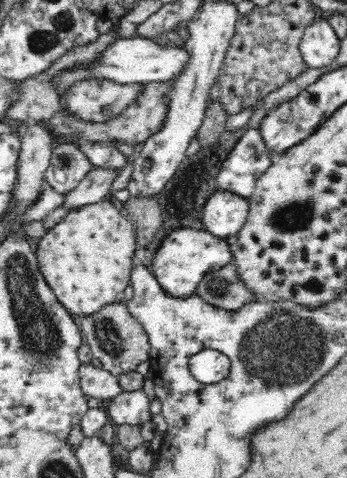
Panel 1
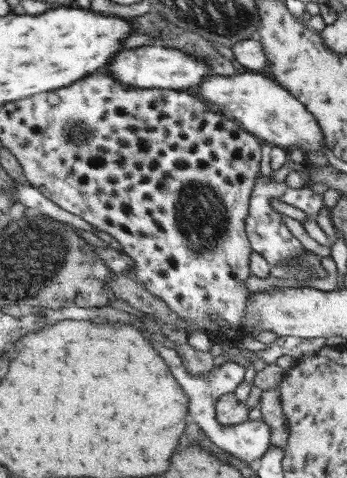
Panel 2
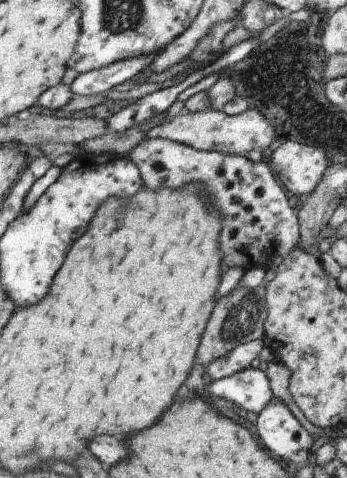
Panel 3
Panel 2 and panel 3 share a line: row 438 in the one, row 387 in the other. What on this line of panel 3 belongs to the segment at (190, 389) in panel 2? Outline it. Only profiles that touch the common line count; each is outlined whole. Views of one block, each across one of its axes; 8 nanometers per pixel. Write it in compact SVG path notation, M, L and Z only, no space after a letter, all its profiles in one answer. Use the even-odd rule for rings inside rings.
M249 368L241 374L215 380L211 384L211 394L221 400L237 402L241 410L249 410L253 414L261 414L275 398L269 374L259 368Z

